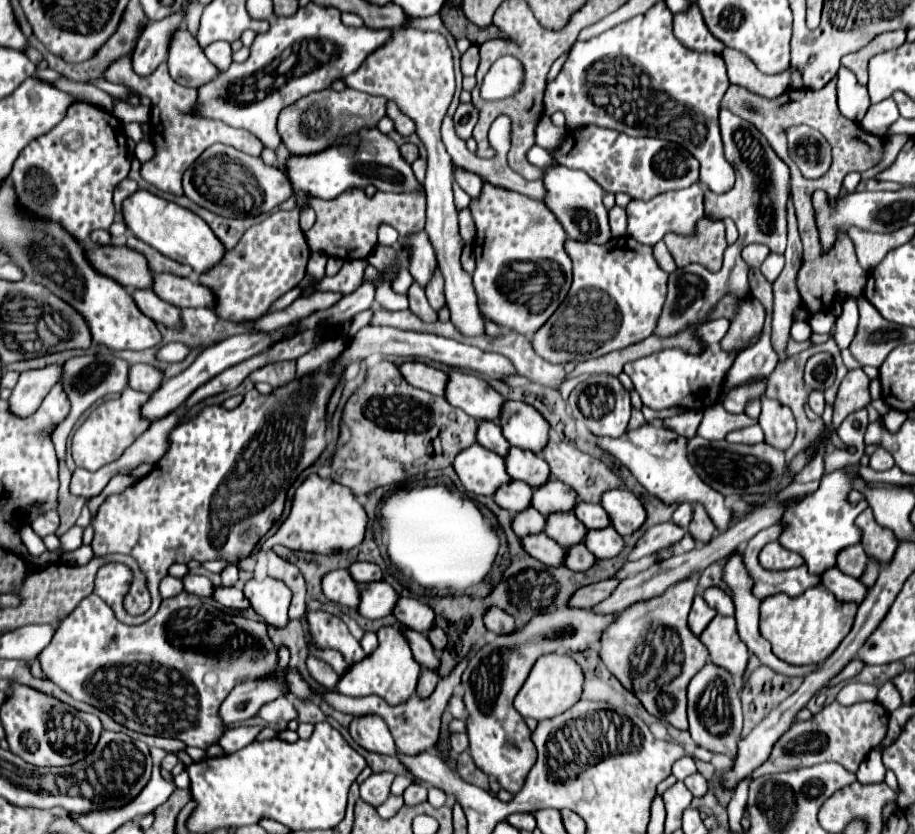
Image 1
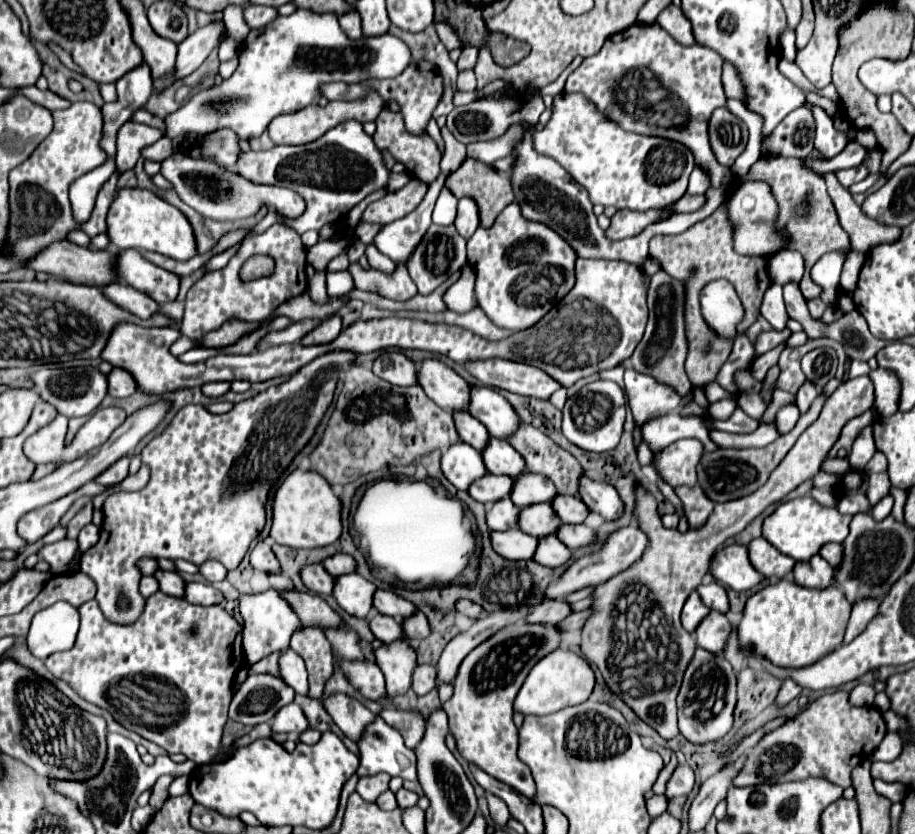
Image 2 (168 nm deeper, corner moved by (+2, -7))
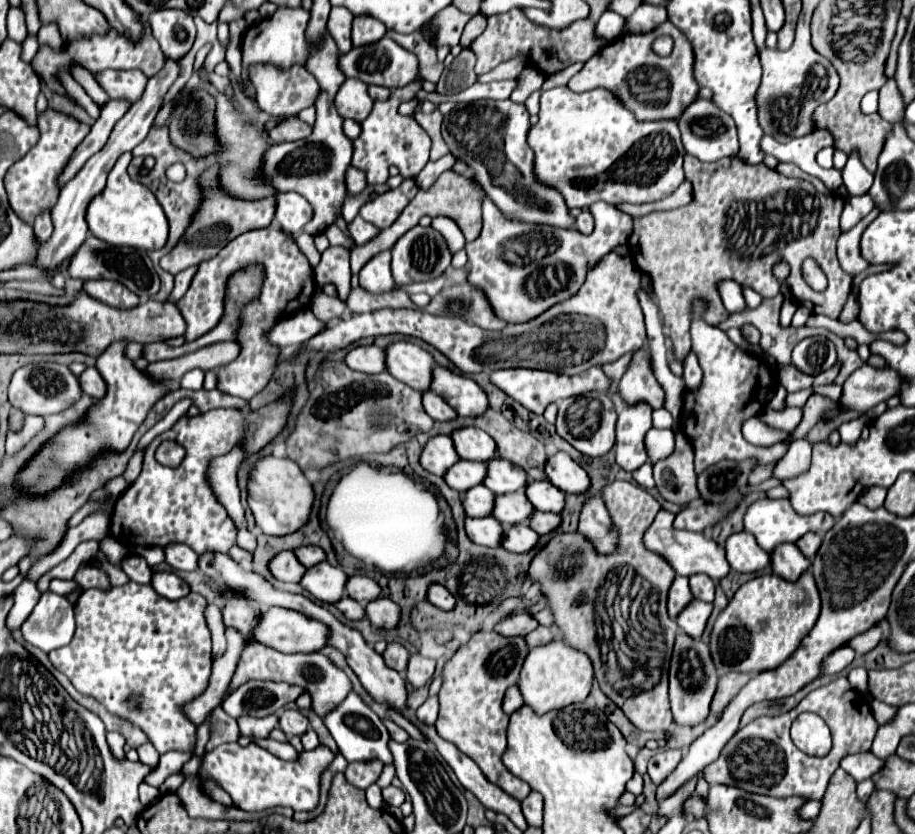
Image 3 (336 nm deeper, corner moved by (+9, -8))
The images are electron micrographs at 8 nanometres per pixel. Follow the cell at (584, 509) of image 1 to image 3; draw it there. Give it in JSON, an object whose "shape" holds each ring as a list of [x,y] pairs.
{"shape":[[[529,481],[525,487],[525,495],[531,501],[531,505],[539,511],[551,511],[561,513],[565,505],[565,495],[561,489],[551,485],[551,481]]]}

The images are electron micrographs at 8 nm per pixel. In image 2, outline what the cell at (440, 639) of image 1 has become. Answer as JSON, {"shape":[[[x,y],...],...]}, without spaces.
{"shape":[[[416,612],[408,622],[404,622],[404,632],[408,638],[416,638],[416,640],[430,636],[430,626],[426,616],[422,612]]]}

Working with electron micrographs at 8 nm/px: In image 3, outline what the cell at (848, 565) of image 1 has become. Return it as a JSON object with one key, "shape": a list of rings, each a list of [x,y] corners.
{"shape":[[[805,533],[803,537],[799,537],[799,541],[795,541],[795,545],[799,547],[799,551],[805,555],[805,557],[813,557],[819,549],[819,541],[821,537],[815,535],[815,533]]]}

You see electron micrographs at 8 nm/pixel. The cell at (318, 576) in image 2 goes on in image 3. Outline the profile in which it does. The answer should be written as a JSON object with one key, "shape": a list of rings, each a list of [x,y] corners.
{"shape":[[[281,551],[281,553],[277,553],[277,555],[271,557],[269,571],[279,581],[299,583],[299,577],[303,577],[305,567],[297,561],[297,557],[293,555],[293,551]]]}

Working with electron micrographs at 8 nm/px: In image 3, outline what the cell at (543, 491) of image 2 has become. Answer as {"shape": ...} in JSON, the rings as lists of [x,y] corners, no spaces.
{"shape":[[[493,457],[487,463],[487,475],[483,479],[483,485],[495,495],[513,493],[515,489],[525,489],[527,475],[523,473],[523,469],[519,469],[519,465],[501,457]]]}

